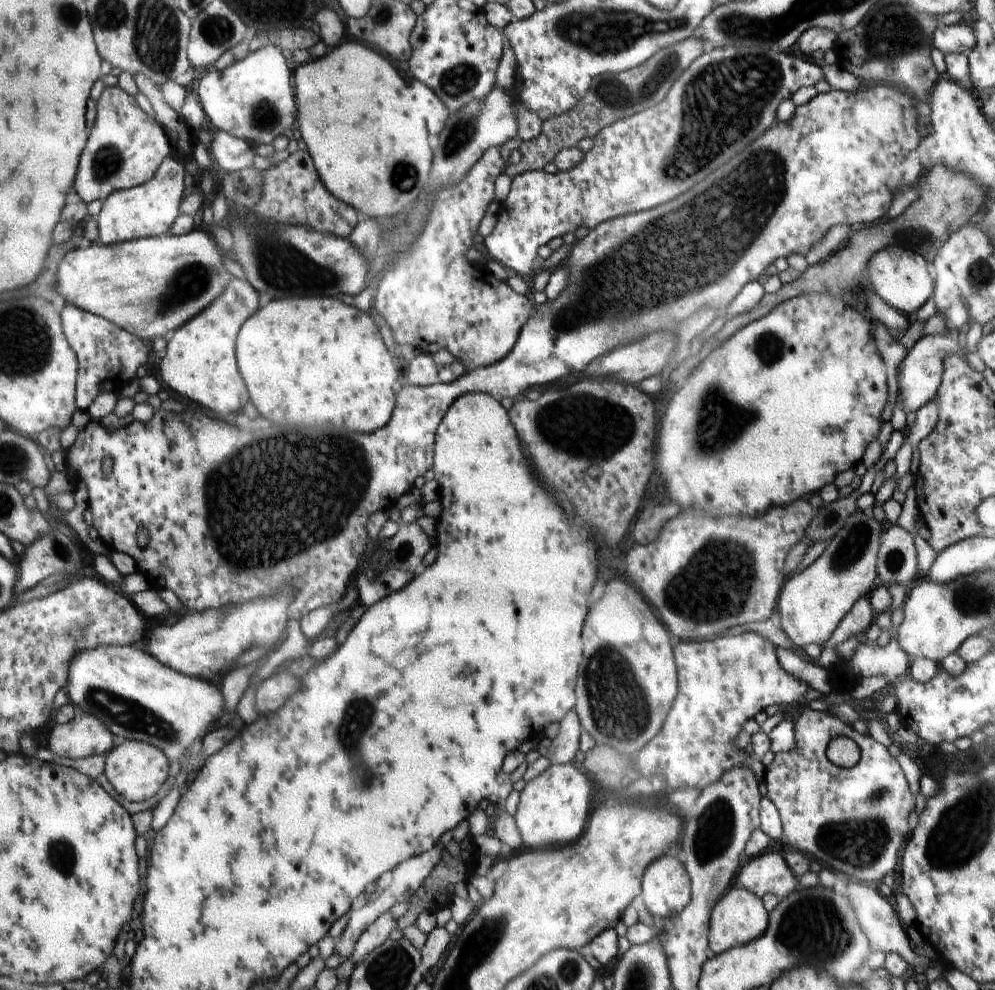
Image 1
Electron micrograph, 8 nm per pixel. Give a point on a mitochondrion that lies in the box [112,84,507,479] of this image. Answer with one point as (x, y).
(278, 264)

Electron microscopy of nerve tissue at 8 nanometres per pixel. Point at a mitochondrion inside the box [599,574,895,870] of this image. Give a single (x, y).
(718, 823)

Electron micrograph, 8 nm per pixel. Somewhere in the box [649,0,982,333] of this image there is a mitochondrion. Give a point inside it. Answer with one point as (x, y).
(749, 82)

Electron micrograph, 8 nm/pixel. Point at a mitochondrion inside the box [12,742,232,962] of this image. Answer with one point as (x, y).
(61, 854)

